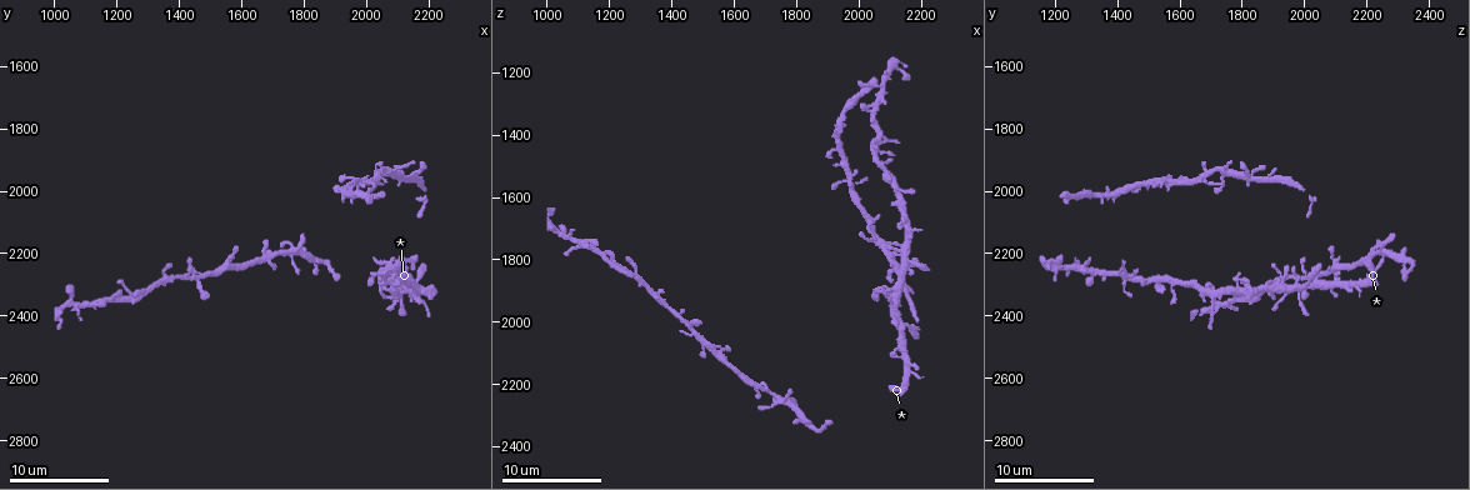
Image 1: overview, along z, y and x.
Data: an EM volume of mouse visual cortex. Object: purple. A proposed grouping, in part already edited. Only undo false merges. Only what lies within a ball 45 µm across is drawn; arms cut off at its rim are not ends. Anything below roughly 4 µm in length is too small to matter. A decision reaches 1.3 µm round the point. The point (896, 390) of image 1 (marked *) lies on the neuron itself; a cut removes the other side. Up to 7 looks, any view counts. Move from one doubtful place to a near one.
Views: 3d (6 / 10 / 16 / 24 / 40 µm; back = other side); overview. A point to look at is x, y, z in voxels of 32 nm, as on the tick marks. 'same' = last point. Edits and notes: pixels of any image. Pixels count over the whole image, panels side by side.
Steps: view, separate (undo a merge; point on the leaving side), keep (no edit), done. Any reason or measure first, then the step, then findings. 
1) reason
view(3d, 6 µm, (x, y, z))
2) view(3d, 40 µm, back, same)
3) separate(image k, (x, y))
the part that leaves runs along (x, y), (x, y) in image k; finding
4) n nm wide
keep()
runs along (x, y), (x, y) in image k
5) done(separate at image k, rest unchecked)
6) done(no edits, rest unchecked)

three arms meet
view(3d, 10 µm, (2160, 2300, 2010))

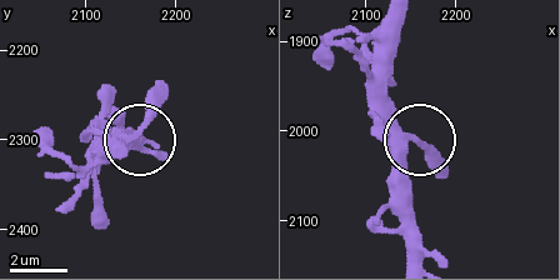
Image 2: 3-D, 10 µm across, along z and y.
3 arms
keep()
runs along (405, 254), (405, 154), (415, 140), (371, 91) in image 2; one neuron here

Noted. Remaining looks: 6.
view(3d, 16 µm, (1690, 2210, 2220))

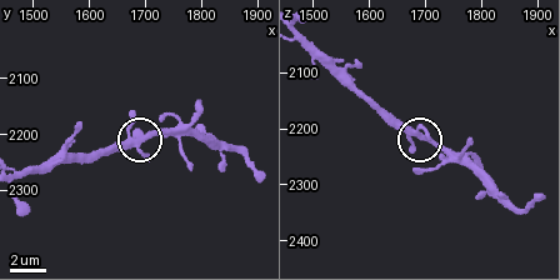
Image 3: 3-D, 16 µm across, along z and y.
keep()
all the same neuron

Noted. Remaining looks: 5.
calibre changes
view(3d, 6 µm, (1480, 2270, 2040))

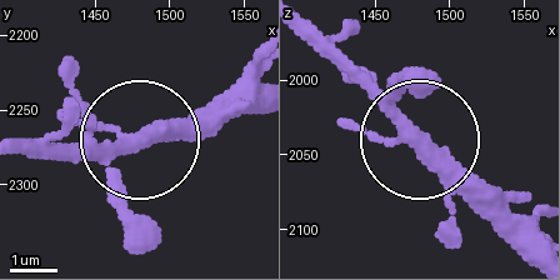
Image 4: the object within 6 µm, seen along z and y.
keep()
one neuron here

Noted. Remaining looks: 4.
done(no edits, rest unchecked)

